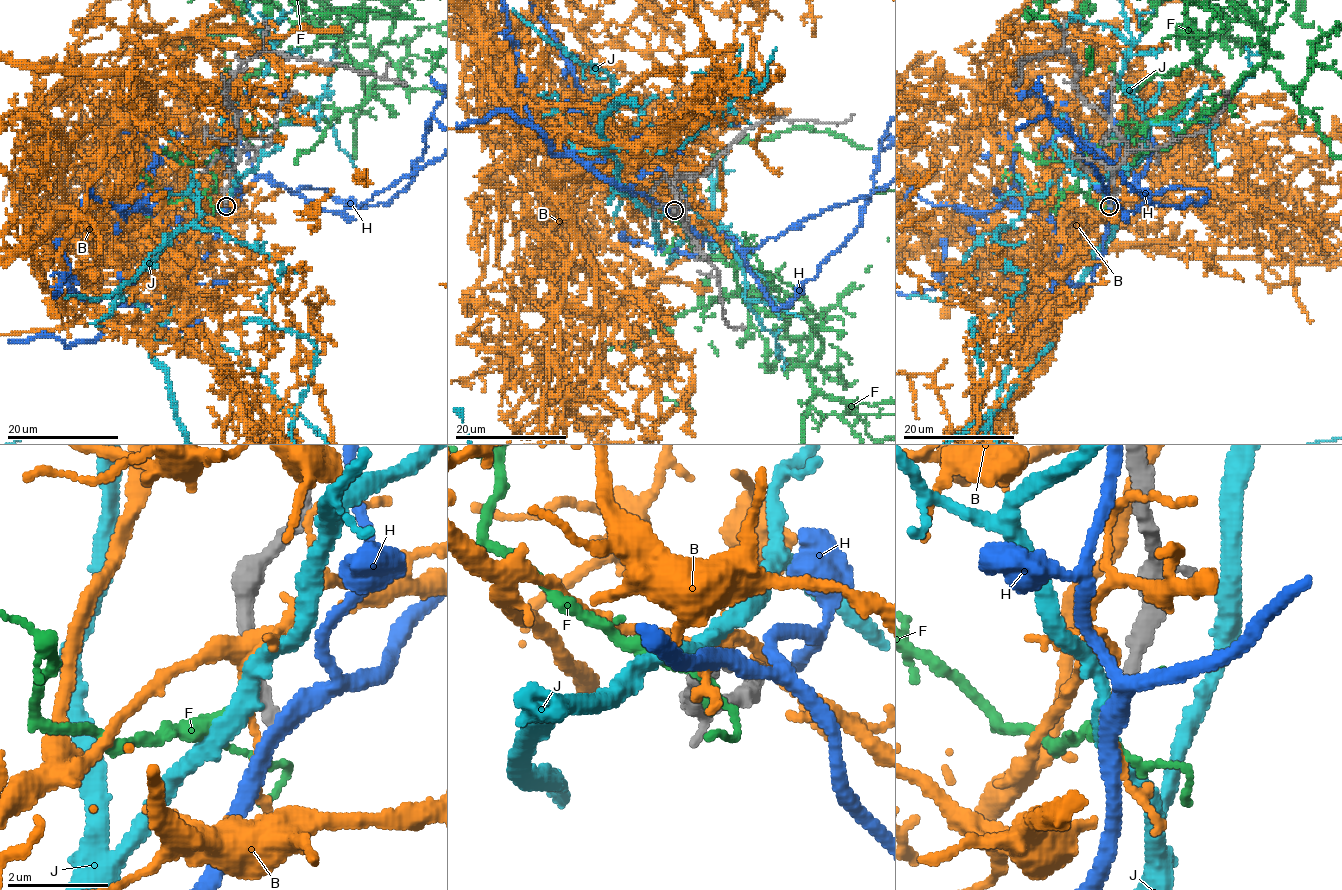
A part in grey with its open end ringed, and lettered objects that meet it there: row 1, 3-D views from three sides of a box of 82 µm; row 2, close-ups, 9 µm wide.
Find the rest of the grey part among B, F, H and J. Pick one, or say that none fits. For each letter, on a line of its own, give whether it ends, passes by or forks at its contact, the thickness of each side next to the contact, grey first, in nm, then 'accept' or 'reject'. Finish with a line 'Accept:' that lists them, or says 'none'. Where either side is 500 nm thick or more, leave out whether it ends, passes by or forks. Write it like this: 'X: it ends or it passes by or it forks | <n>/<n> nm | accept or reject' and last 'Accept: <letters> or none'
B: it forks | 340/220 nm | reject
F: it ends | 320/180 nm | reject
H: it passes by | 240/340 nm | reject
J: it passes by | 280/280 nm | reject
Accept: none

